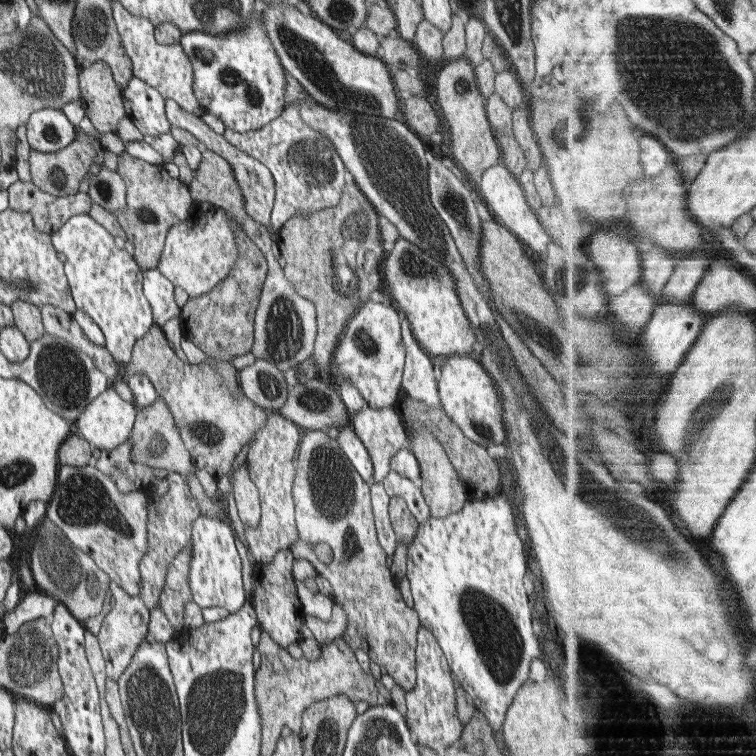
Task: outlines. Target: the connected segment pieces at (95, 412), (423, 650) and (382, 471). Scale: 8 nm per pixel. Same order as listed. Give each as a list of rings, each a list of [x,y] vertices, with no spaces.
[[[109,388],[77,418],[78,432],[93,449],[113,450],[130,438],[136,415],[136,406]]]
[[[421,627],[417,634],[415,657],[416,686],[406,691],[405,695],[407,727],[415,742],[444,755],[447,748],[460,738],[465,728],[458,718],[455,680],[451,675],[450,665],[436,637],[426,627]]]
[[[362,407],[351,419],[358,439],[364,444],[374,465],[373,480],[382,483],[391,471],[390,461],[398,451],[407,448],[407,432],[396,409]]]

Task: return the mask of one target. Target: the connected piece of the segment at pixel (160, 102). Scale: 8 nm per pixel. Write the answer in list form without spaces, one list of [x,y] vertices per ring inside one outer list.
[[[133,76],[122,90],[122,98],[124,104],[124,112],[127,117],[136,125],[138,130],[143,134],[150,136],[160,136],[160,134],[168,134],[171,132],[171,122],[166,116],[166,106],[164,106],[167,99],[165,99],[153,86],[144,82],[140,78]]]

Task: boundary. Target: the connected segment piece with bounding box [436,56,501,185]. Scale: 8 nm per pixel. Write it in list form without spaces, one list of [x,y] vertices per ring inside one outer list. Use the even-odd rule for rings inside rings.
[[[464,56],[452,60],[444,66],[436,78],[436,102],[440,106],[442,116],[446,116],[446,124],[450,129],[450,152],[454,156],[456,166],[466,172],[468,181],[480,182],[484,171],[501,160],[501,150],[496,136],[488,122],[485,107],[486,98],[479,91],[475,67]]]

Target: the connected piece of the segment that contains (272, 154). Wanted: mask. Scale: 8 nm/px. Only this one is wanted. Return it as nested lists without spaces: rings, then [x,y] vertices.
[[[288,106],[278,118],[262,129],[236,132],[226,129],[224,136],[236,148],[259,160],[268,167],[274,177],[276,194],[271,210],[271,226],[279,230],[294,215],[335,207],[344,194],[348,170],[332,141],[320,131],[313,129],[298,114],[294,106]]]

